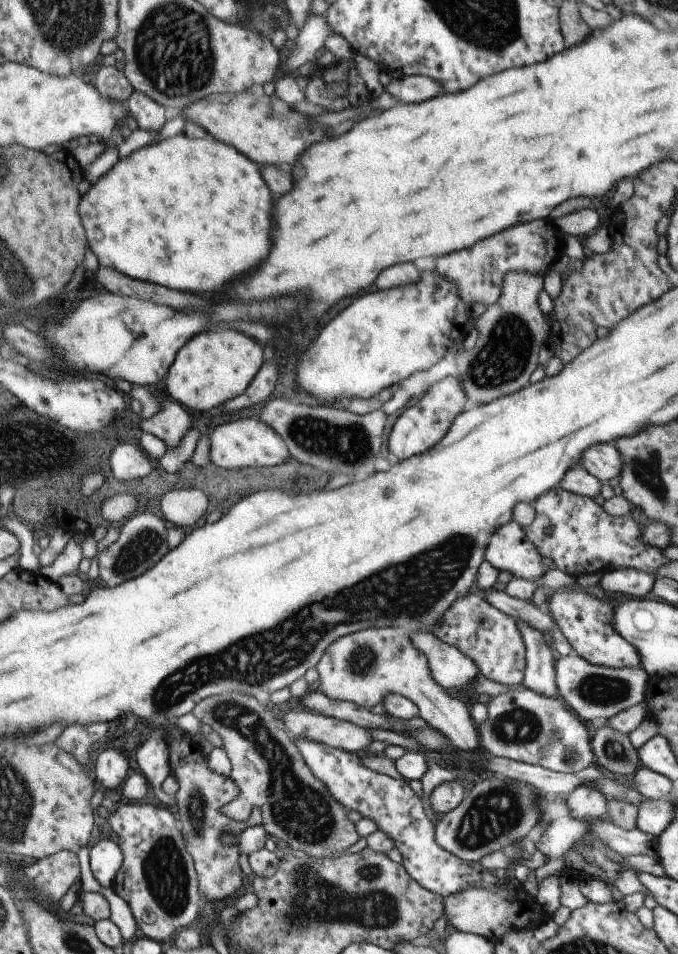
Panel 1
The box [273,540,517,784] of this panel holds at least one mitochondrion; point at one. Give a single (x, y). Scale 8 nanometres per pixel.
(362, 658)

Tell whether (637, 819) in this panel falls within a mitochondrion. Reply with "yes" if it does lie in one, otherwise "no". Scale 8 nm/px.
no

